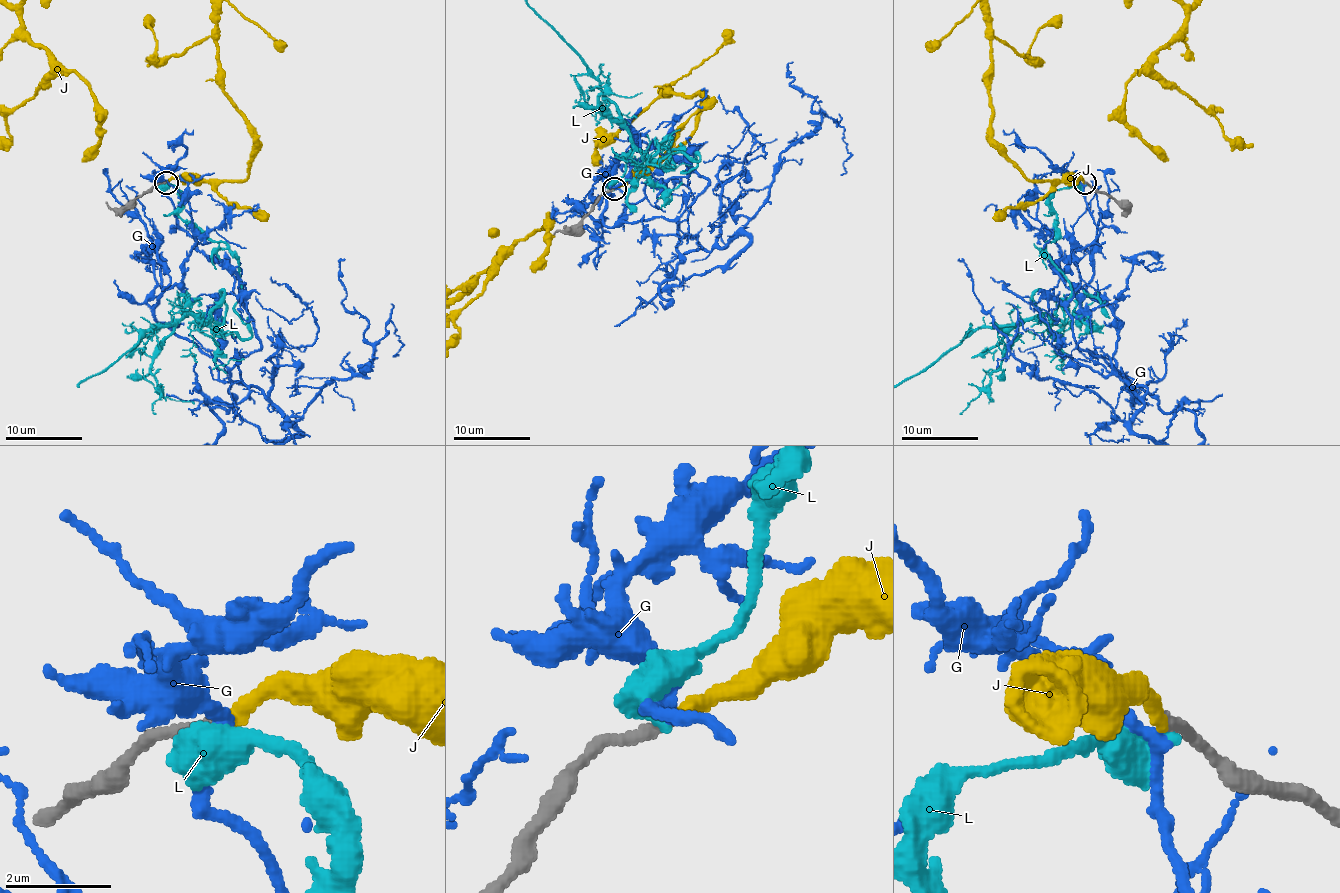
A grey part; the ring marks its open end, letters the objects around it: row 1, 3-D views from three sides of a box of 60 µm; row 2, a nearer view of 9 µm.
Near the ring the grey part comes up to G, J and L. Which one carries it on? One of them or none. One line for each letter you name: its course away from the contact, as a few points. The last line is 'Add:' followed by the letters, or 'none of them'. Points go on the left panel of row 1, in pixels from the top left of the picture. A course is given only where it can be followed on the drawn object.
Add: J

